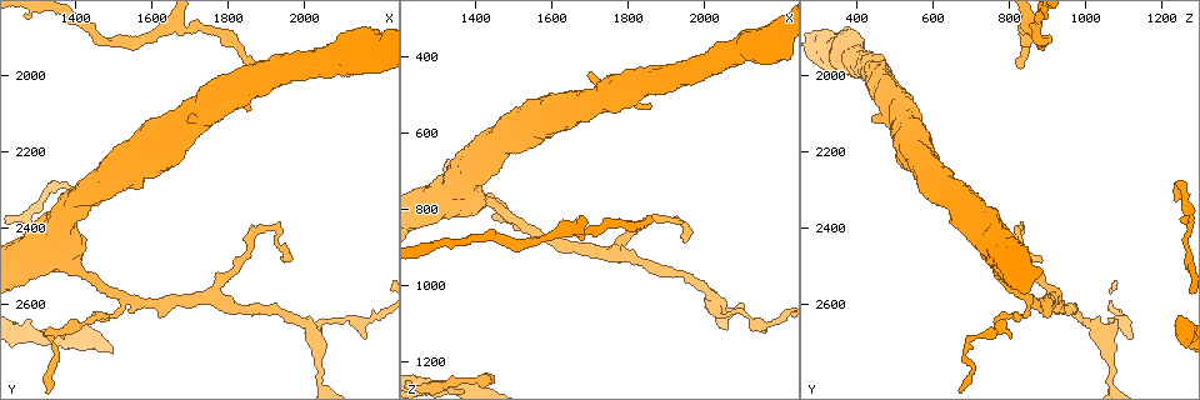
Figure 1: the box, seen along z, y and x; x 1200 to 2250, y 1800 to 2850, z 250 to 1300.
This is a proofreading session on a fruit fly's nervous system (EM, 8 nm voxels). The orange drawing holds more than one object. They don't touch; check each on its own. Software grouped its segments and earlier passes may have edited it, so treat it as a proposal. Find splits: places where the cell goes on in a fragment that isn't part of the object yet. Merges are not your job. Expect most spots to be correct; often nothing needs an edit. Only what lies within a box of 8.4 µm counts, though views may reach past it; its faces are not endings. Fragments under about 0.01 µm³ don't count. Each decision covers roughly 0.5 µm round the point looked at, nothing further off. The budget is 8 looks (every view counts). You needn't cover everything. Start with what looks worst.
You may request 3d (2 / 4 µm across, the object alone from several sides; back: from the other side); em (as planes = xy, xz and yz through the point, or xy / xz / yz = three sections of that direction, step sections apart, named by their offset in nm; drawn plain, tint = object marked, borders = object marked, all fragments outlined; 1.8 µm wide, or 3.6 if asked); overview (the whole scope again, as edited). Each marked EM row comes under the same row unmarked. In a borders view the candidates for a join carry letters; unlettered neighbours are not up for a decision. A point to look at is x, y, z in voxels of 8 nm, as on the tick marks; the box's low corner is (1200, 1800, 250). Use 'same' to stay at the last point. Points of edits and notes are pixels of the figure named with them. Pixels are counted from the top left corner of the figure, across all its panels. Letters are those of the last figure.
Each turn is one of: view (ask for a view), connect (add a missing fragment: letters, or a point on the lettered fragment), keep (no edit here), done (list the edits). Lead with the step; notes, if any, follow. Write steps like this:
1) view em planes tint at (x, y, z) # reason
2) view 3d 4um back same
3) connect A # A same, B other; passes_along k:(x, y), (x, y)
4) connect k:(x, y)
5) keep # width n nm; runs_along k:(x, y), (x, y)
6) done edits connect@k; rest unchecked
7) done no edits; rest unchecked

view em planes borders at (1860, 1980, 820) # tapers out

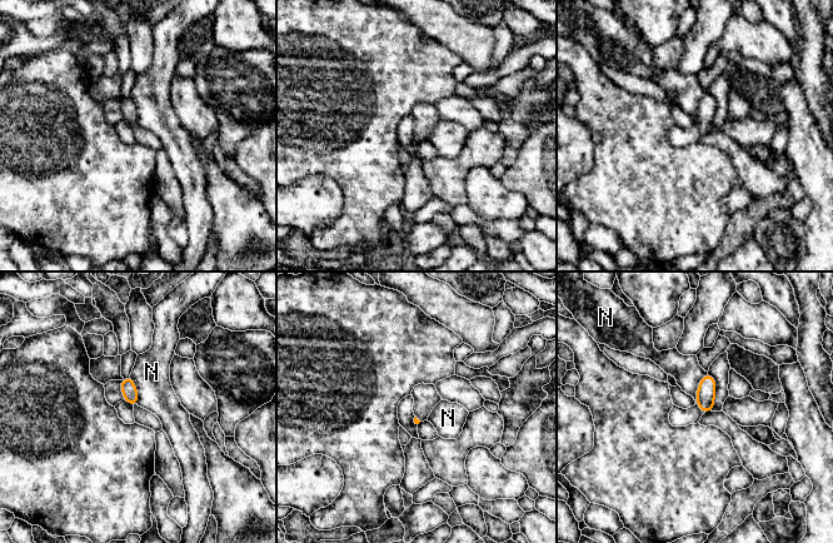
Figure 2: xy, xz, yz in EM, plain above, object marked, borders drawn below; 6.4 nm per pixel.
keep # N other; none of them fits

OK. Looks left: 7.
view 3d 4um at (1520, 2590, 845) # three arms meet

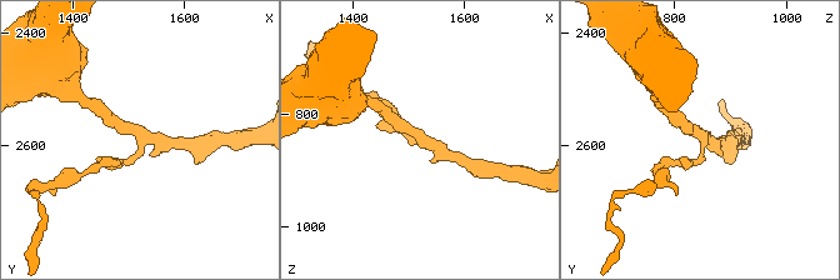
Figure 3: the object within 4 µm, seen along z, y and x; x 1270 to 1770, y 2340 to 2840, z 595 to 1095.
view em xy step 16 tint at (1525, 2580, 850) # arms 3; need the tissue

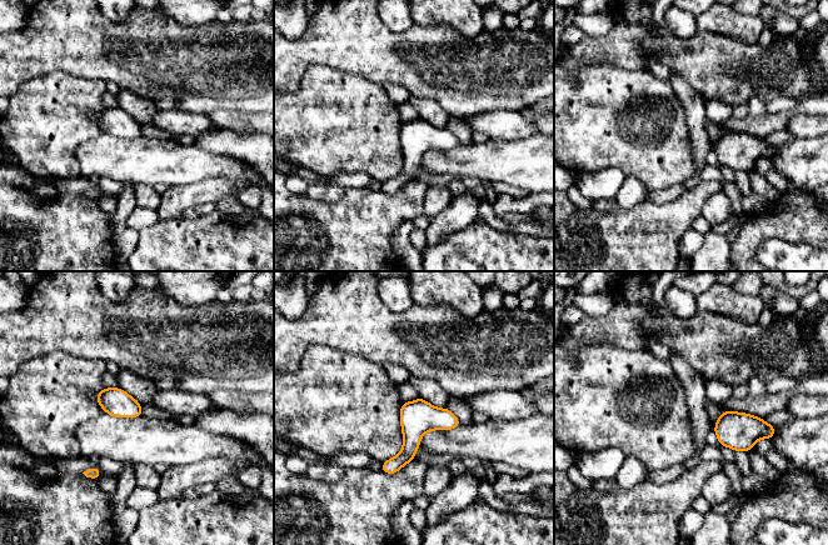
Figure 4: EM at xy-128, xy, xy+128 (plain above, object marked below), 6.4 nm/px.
view em planes borders same

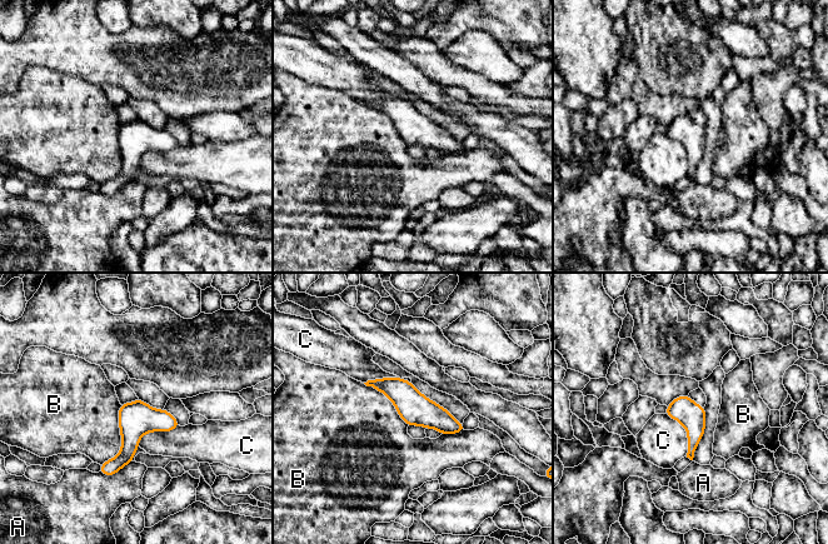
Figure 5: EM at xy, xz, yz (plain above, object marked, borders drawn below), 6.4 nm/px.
keep # longest_contact B 420 nm; A other, B other, C other; runs_along 5:(370, 383), (460, 428); none of them fits

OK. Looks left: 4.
view em 3.6um planes tint at (1360, 2450, 780) # sudden change in width

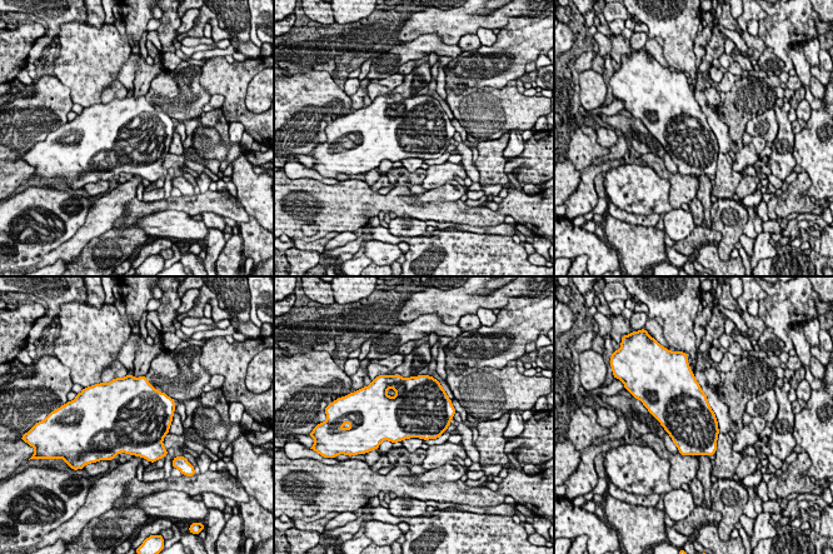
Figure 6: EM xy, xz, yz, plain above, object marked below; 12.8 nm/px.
view em 3.6um planes borders same

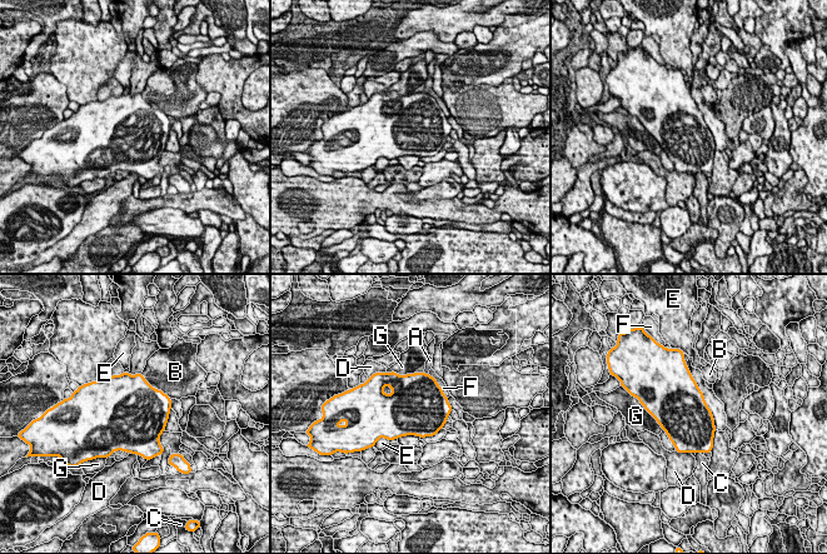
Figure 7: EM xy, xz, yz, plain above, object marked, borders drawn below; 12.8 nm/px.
keep # width 650 nm; A other, B other, C other, D other, E other, F other, G other; border 7:(388, 439), (379, 438), (377, 440); none of them fits

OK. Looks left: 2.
done no edits; rest unchecked

